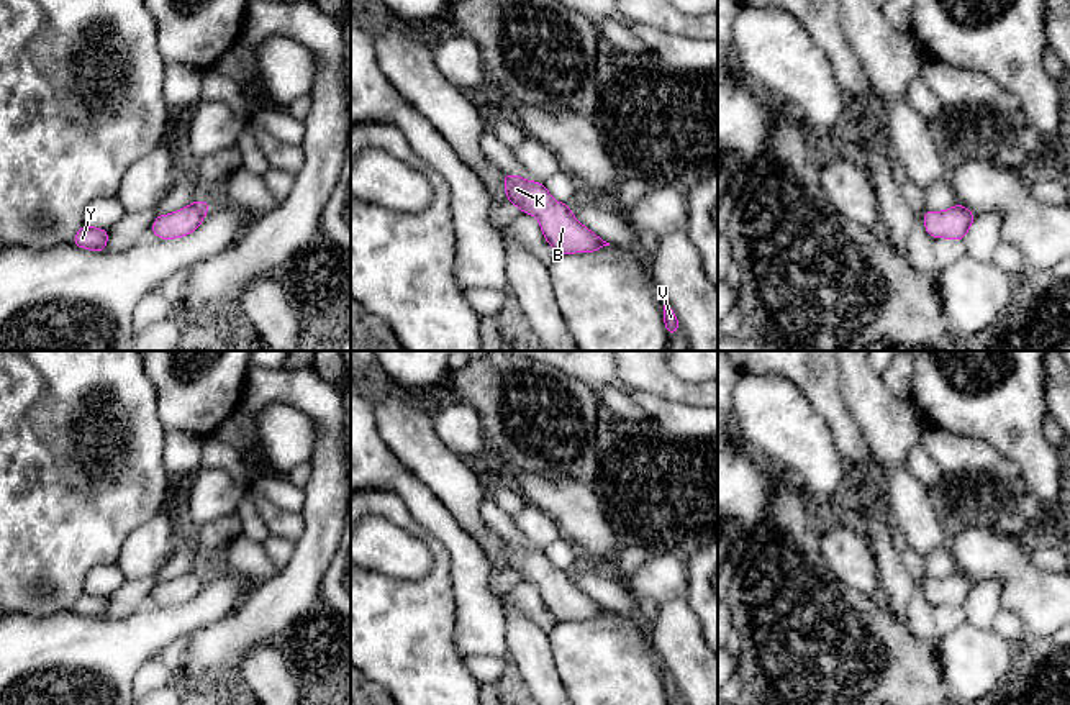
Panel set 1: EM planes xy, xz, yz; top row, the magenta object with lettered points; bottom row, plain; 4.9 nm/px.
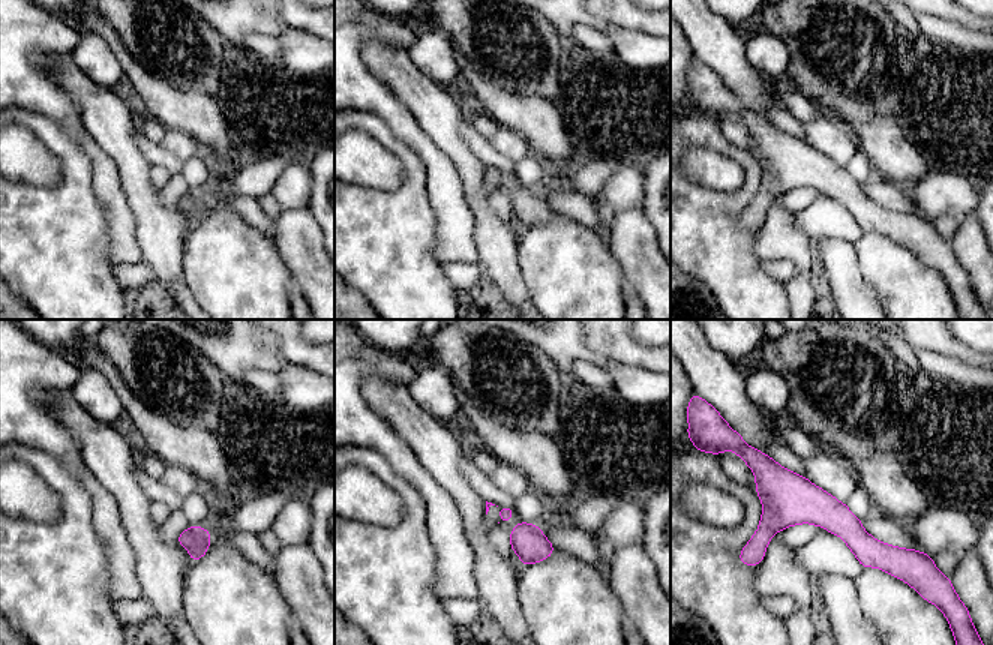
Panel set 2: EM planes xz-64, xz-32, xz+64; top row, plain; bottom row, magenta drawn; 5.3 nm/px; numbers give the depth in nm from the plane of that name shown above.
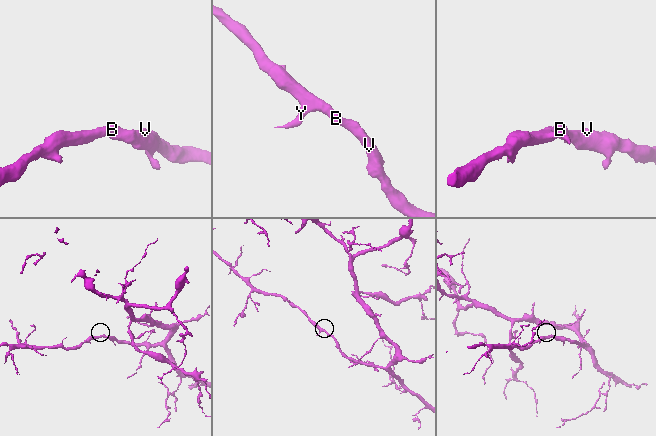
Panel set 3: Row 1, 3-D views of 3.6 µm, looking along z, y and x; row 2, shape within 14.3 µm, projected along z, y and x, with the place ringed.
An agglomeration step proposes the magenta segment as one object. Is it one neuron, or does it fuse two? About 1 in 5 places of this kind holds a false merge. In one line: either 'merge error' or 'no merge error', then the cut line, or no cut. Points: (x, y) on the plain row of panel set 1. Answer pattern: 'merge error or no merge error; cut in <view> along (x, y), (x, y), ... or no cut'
no merge error; no cut

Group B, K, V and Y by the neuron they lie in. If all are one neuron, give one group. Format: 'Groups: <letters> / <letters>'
Groups: B K V Y

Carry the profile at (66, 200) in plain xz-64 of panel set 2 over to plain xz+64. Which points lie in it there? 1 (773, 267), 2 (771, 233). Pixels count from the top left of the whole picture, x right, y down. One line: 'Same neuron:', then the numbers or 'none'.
Same neuron: none

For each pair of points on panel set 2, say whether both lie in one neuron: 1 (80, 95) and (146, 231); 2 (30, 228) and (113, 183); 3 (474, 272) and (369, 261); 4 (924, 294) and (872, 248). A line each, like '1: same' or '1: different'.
1: same
2: different
3: different
4: same

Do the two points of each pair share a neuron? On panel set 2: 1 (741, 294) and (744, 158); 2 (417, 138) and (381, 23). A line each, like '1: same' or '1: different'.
1: same
2: same

